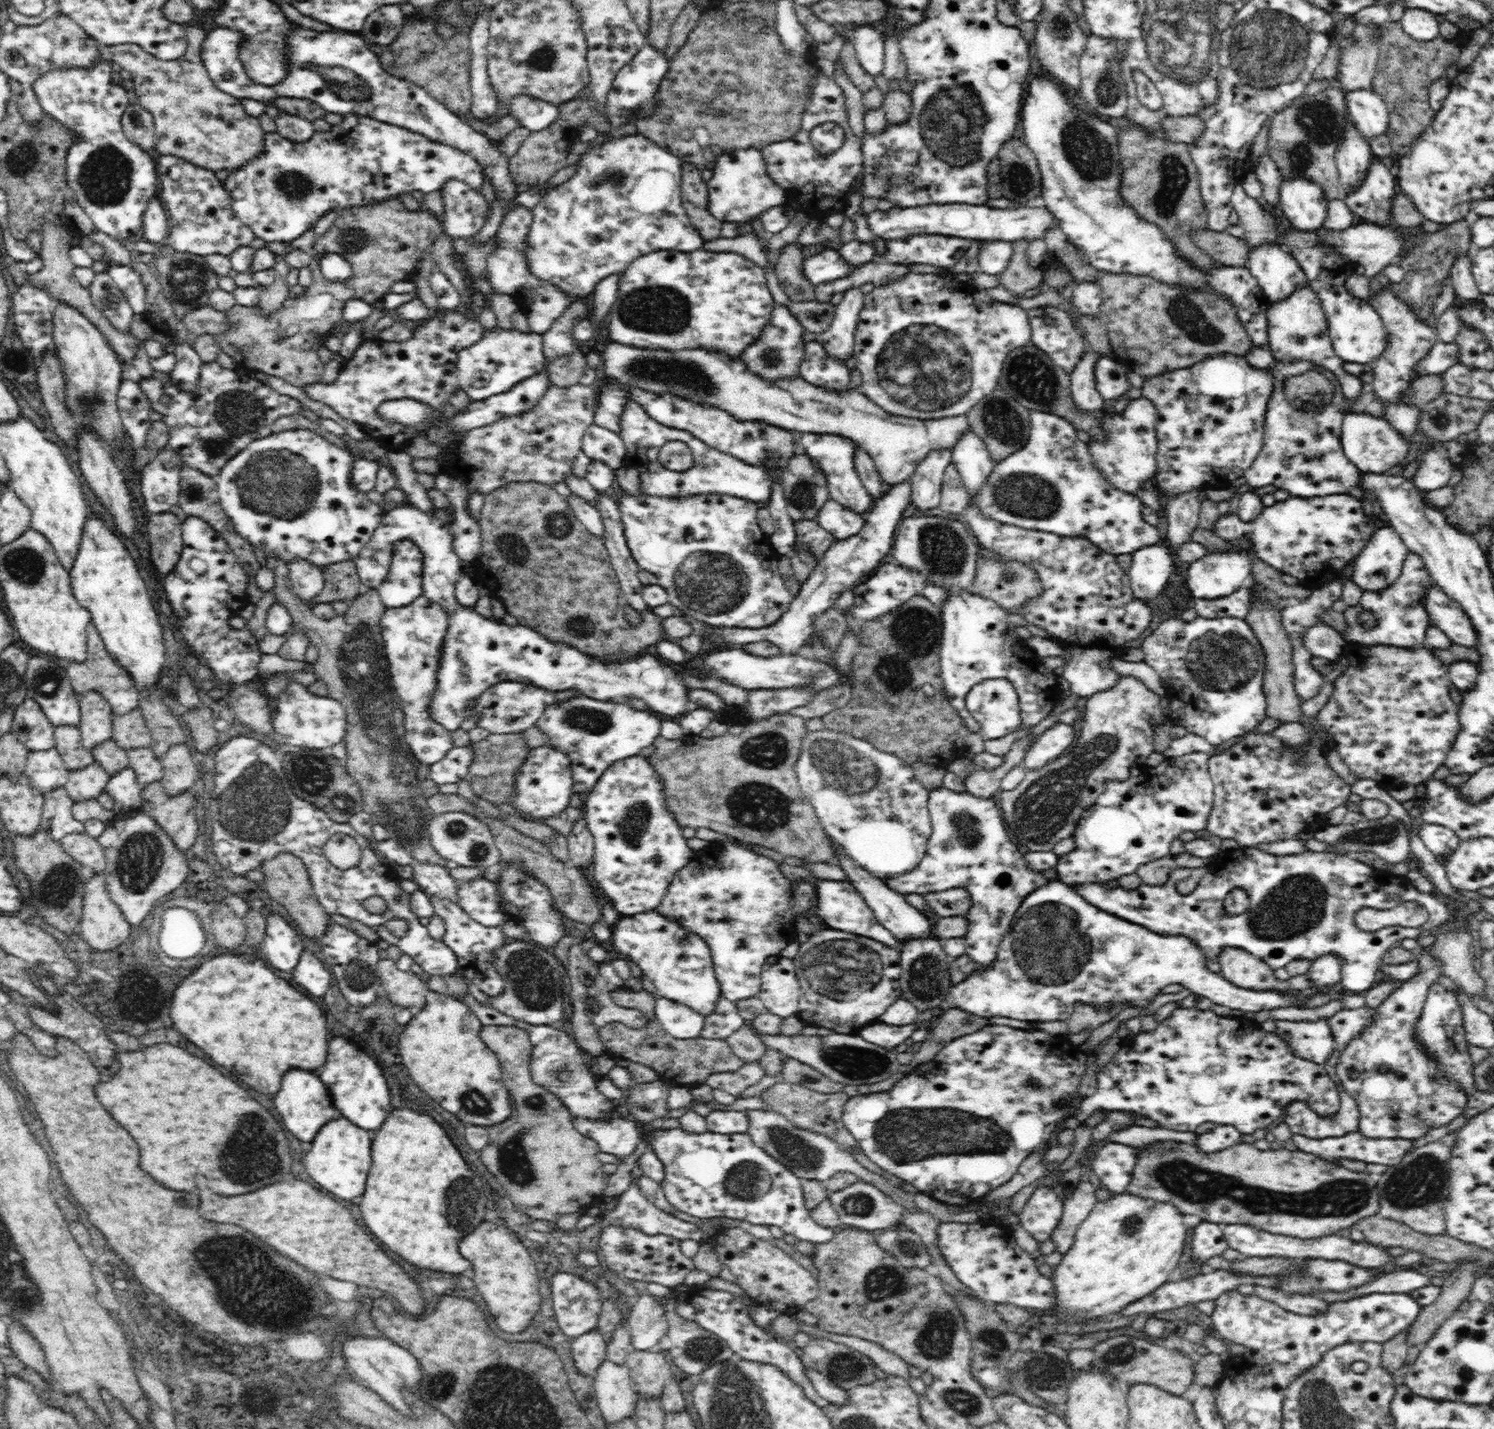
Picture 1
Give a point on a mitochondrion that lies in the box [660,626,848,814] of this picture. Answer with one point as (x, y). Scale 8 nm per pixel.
(768, 750)

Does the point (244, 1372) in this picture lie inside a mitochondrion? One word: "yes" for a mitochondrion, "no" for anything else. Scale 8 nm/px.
no

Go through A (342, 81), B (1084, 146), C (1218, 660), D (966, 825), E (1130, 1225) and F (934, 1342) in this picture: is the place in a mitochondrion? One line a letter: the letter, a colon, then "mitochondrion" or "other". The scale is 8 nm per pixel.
A: mitochondrion
B: mitochondrion
C: mitochondrion
D: mitochondrion
E: mitochondrion
F: mitochondrion

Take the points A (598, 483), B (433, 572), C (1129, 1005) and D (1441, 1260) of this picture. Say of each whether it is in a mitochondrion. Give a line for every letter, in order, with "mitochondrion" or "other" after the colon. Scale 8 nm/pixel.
A: other
B: other
C: other
D: other

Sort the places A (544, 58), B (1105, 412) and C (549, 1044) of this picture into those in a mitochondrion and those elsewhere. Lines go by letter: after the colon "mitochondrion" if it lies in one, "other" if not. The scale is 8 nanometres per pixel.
A: mitochondrion
B: other
C: other

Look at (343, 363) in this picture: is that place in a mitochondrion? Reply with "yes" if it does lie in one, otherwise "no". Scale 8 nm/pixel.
no

